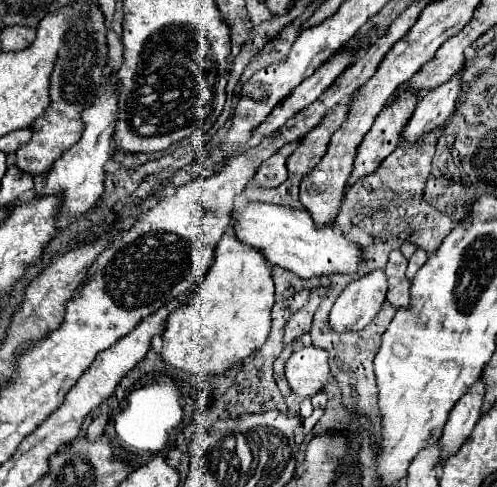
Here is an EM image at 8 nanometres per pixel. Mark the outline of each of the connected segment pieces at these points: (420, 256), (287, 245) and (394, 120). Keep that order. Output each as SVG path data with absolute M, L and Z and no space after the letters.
M418 248L418 250L412 254L410 264L408 264L408 278L410 278L410 280L414 278L414 274L418 272L418 268L422 268L422 266L424 266L426 258L428 258L428 252L426 252L426 250L422 250L422 248Z
M250 202L242 212L234 214L232 218L234 218L234 232L244 244L256 246L272 264L282 266L282 268L298 274L300 278L310 280L310 278L320 278L320 276L328 276L328 274L356 274L360 270L360 266L366 264L364 250L360 244L350 240L336 224L318 226L308 210L296 210L296 208L288 208L288 206L278 206L278 204Z
M404 98L404 102L392 102L392 106L386 106L374 126L364 136L362 144L358 146L358 154L354 158L352 174L348 178L348 188L358 182L360 178L366 178L372 174L380 162L392 154L392 150L400 142L400 130L412 116L412 110L416 108L416 98Z

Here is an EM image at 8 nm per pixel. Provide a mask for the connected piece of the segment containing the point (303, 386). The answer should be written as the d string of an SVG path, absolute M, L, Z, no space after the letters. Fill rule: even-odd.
M314 344L300 348L286 362L286 378L294 394L302 398L312 398L328 384L328 352Z

